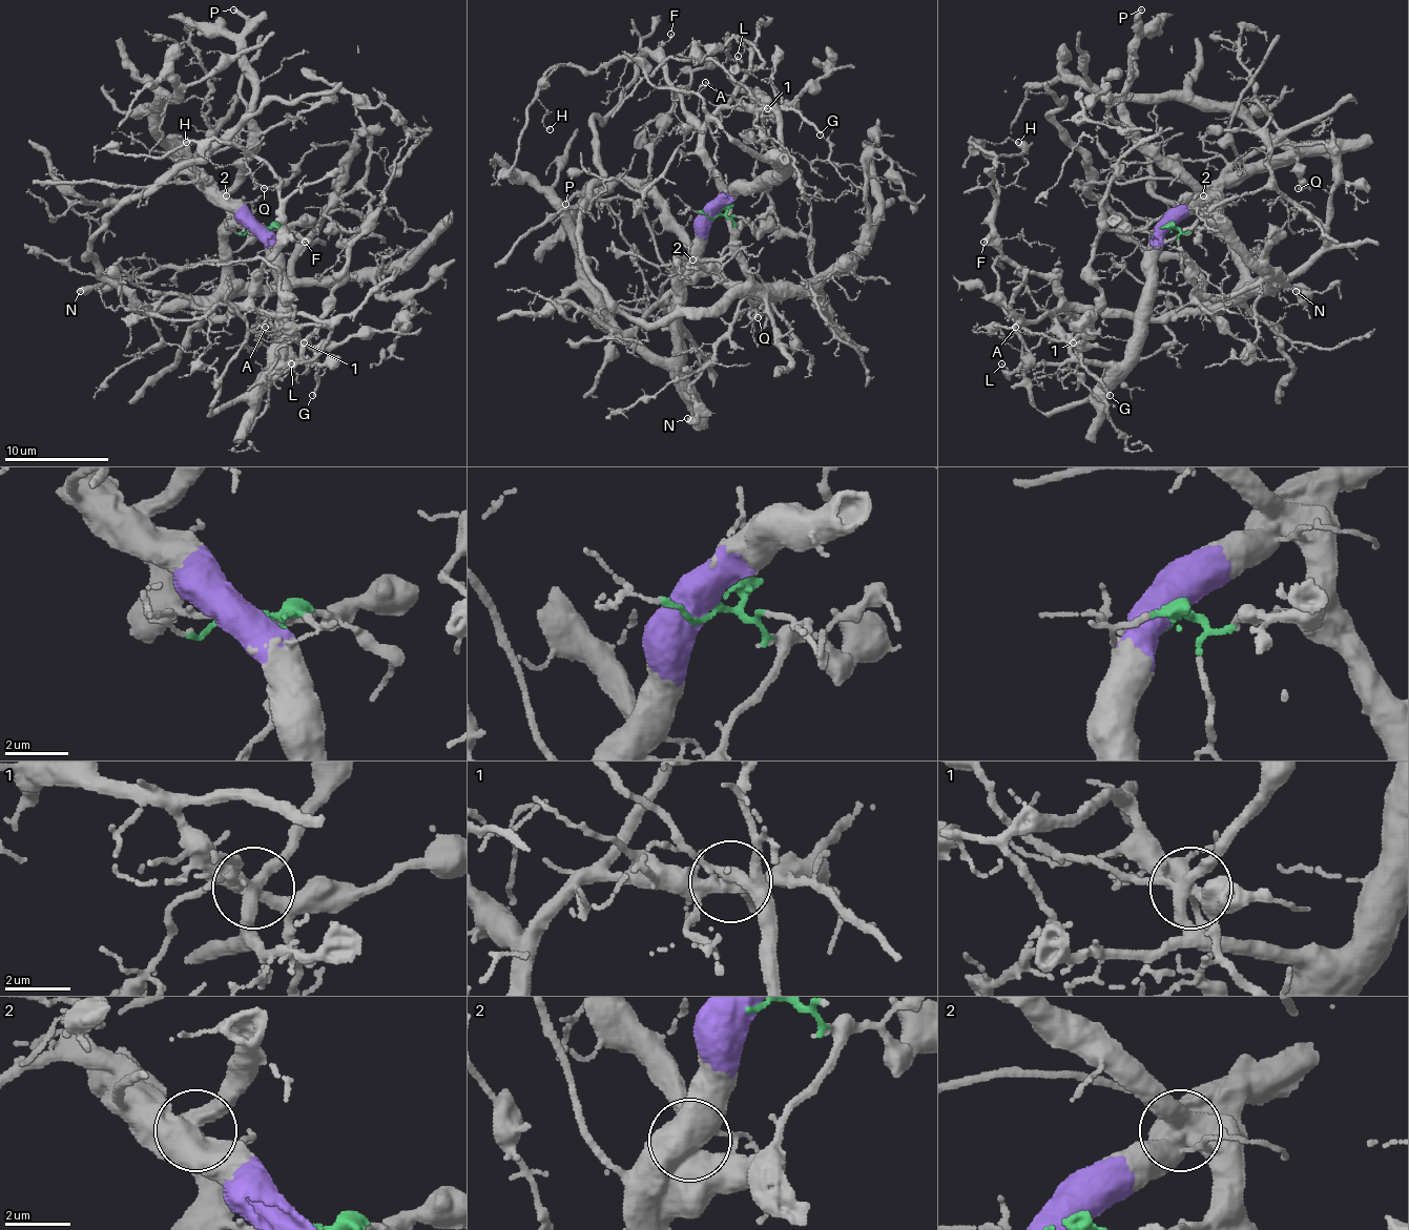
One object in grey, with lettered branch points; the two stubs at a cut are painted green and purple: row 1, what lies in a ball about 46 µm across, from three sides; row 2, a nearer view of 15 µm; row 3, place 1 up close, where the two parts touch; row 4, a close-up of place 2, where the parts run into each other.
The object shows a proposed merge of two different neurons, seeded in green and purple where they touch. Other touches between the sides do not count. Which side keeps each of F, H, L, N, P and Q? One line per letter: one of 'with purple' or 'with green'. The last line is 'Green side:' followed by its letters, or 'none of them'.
F: with green
H: with green
L: with green
N: with green
P: with green
Q: with green
Green side: F, H, L, N, P, Q

